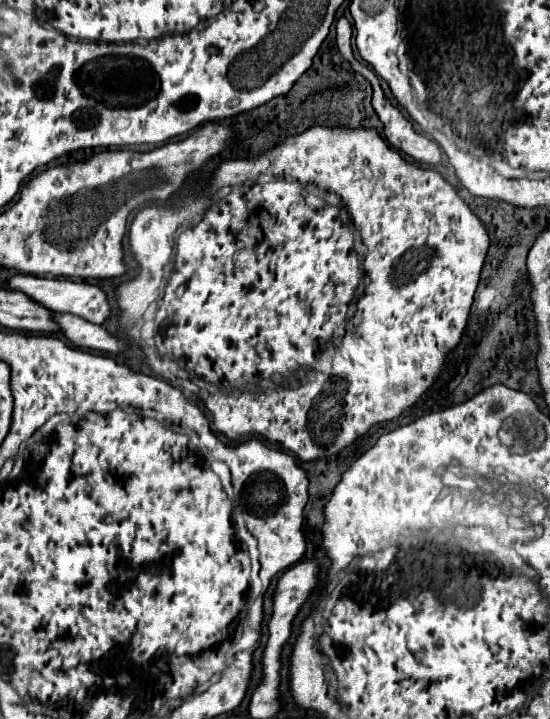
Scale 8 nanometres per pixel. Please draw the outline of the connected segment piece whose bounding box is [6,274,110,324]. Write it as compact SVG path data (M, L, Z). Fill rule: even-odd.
M16 274L16 276L8 278L6 288L24 292L28 298L34 298L38 304L44 304L48 310L70 312L70 314L76 314L94 324L102 324L110 314L106 294L94 284L70 282L70 280L60 280L60 278L40 278L40 276L30 276L30 274Z

